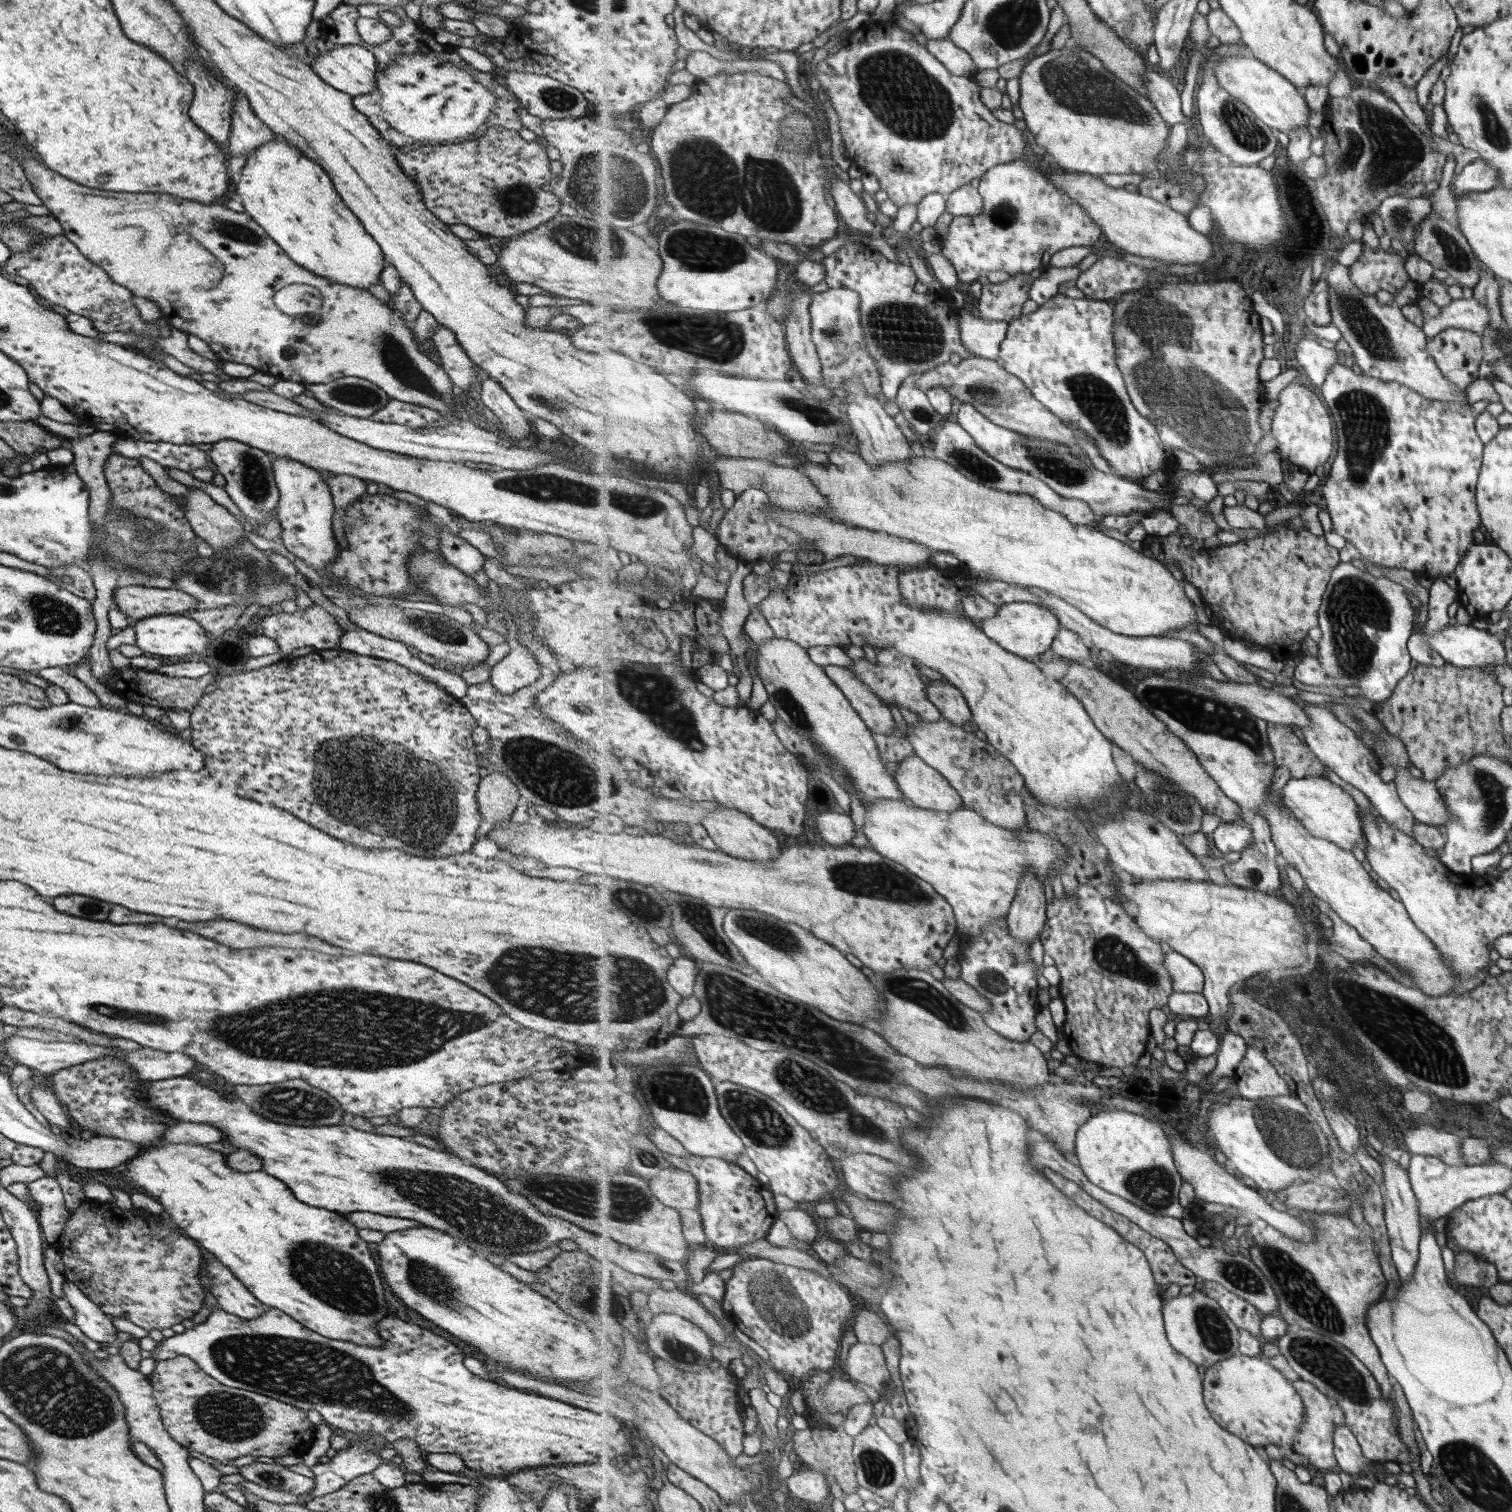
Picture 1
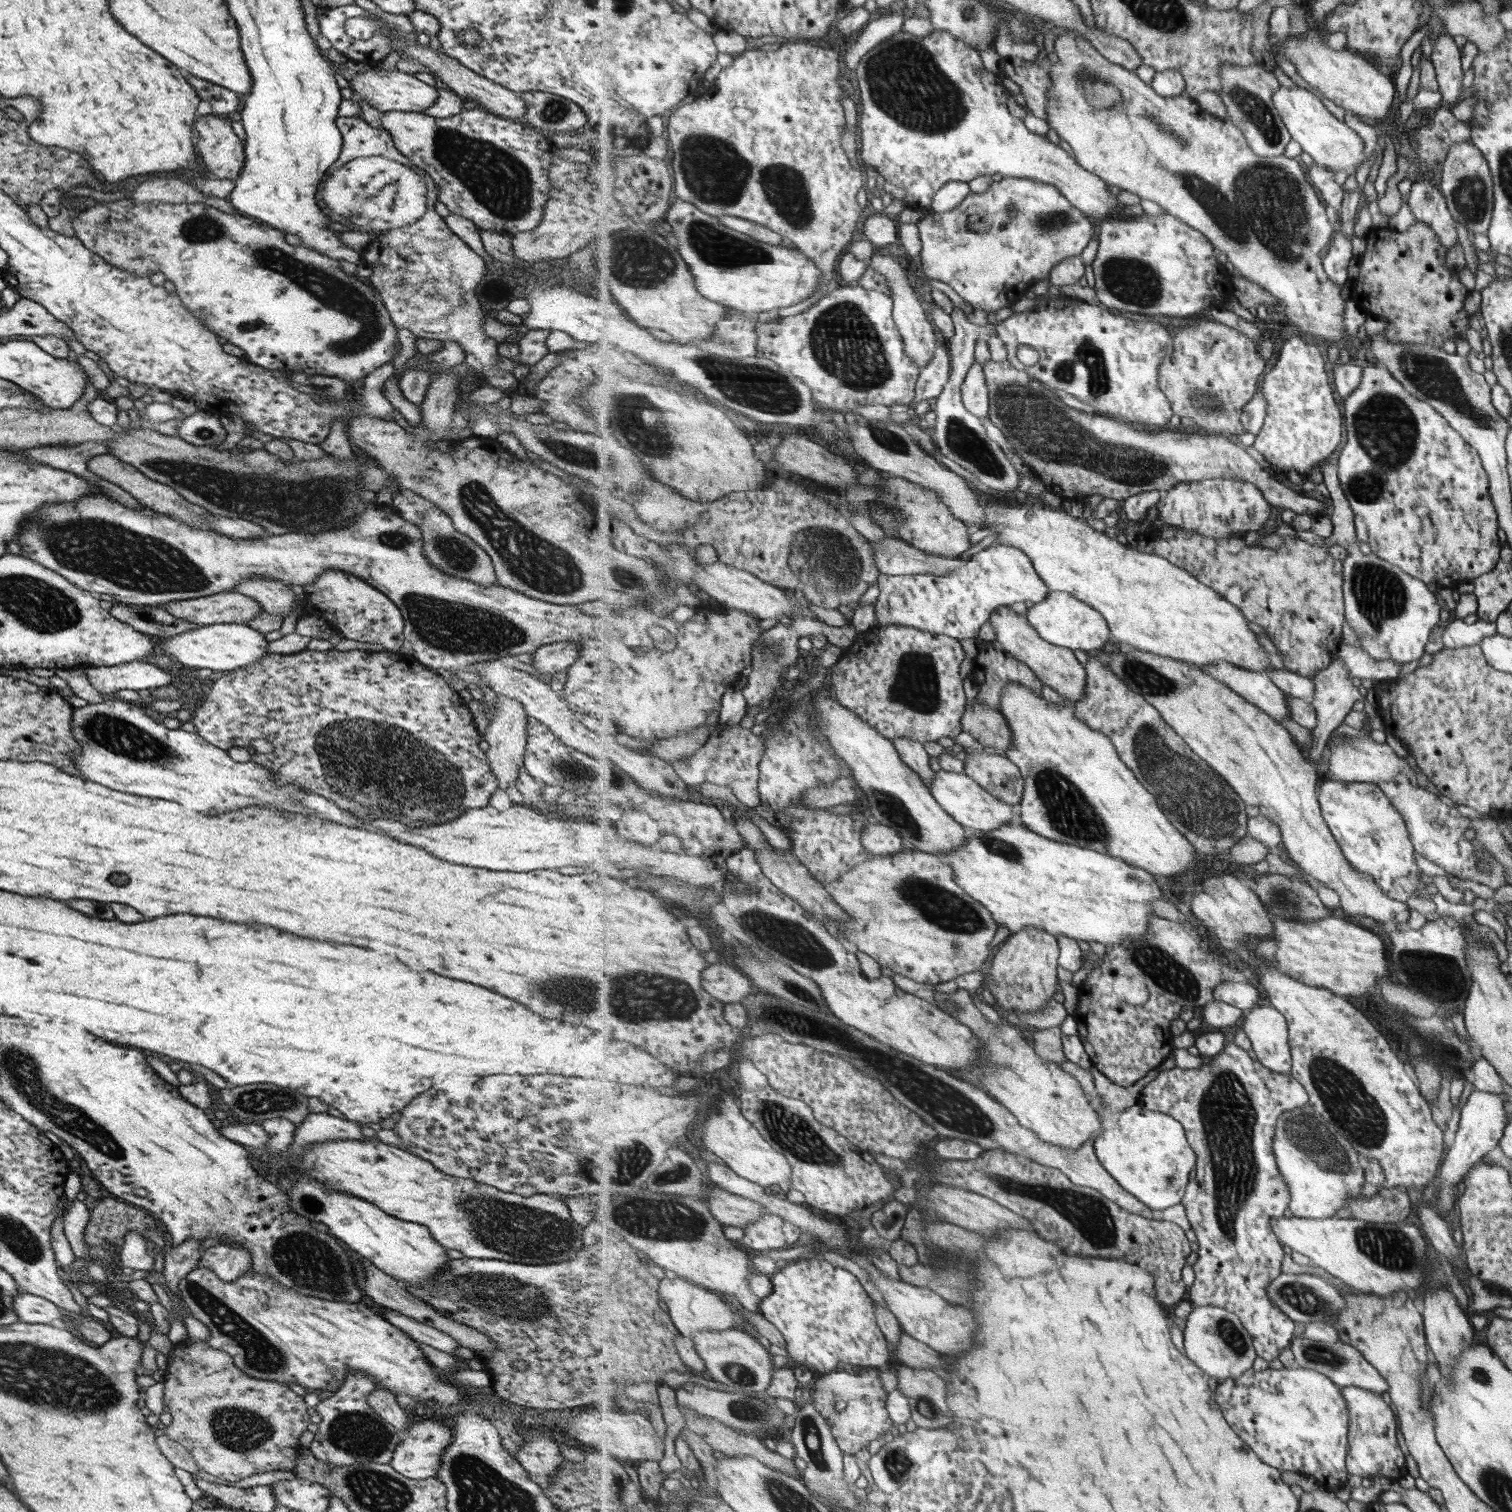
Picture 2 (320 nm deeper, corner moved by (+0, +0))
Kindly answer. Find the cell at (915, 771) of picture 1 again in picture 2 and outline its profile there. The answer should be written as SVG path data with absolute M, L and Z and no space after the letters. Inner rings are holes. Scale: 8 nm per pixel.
M941 768L936 772L936 777L929 788L939 804L965 827L991 832L1009 824L1015 818L1011 803L997 798L965 773L947 772Z

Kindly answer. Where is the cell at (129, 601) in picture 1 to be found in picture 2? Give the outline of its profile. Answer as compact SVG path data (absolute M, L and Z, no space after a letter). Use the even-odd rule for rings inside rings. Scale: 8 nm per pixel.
M233 590L165 603L161 609L173 618L193 622L198 626L213 624L243 624L259 615L259 603Z

